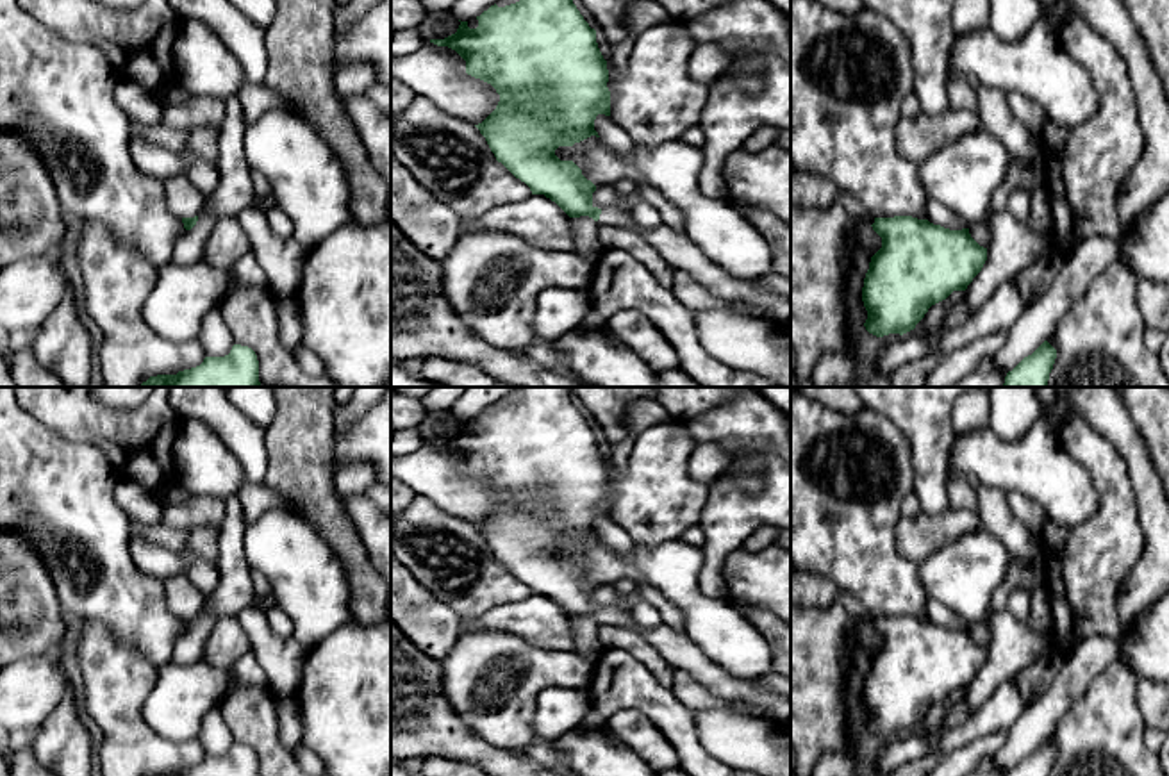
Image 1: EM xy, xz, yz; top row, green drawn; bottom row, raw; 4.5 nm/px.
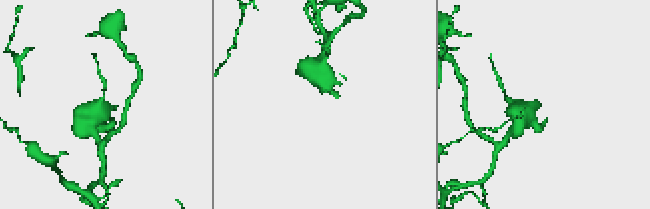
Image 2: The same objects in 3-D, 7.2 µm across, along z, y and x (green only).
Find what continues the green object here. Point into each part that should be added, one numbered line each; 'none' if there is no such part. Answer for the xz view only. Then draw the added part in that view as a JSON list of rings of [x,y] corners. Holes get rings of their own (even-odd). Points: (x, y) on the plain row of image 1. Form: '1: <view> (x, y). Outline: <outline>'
1: xz (679, 650). Outline: [[[610,607],[601,608],[598,624],[625,626],[644,635],[673,671],[689,673],[698,683],[721,699],[764,708],[776,724],[791,726],[791,698],[766,689],[760,678],[737,678],[730,674],[709,660],[687,635],[675,628],[643,628],[632,612]]]

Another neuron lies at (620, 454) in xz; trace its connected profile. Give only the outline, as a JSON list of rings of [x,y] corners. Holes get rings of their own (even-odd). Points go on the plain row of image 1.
[[[632,433],[625,441],[610,446],[610,458],[609,460],[618,469],[625,469],[628,466],[628,458],[630,458],[635,439],[637,439],[637,433]]]

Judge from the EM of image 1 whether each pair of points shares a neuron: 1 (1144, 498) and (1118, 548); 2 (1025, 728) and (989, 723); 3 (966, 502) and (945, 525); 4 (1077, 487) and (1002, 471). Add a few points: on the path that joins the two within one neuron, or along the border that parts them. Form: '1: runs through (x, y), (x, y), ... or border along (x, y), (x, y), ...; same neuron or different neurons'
1: border along (1127, 471), (1144, 536), (1143, 552); different neurons
2: border along (1027, 707), (1009, 730); different neurons
3: border along (950, 507), (977, 512); different neurons
4: runs through (1059, 484), (1043, 471), (1019, 471); same neuron

